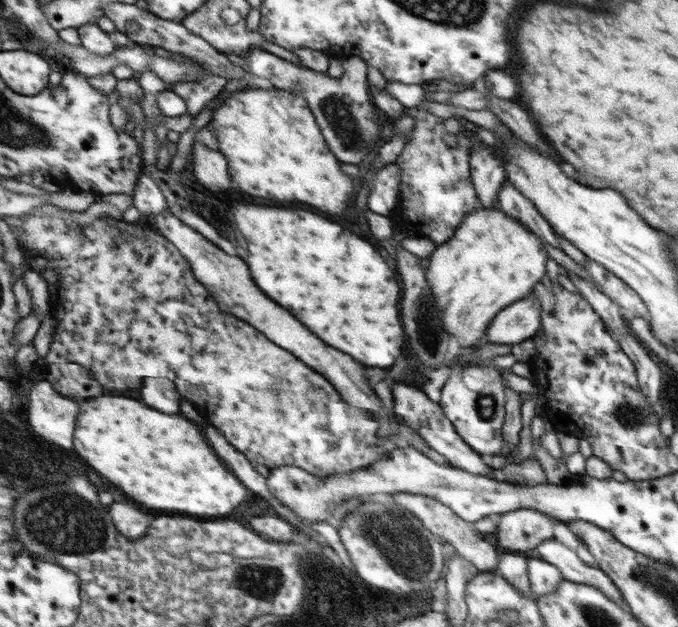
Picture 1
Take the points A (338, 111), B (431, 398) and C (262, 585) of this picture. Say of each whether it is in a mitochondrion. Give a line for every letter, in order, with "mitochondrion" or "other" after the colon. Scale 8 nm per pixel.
A: mitochondrion
B: other
C: mitochondrion

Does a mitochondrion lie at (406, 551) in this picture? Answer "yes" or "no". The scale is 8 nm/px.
yes

